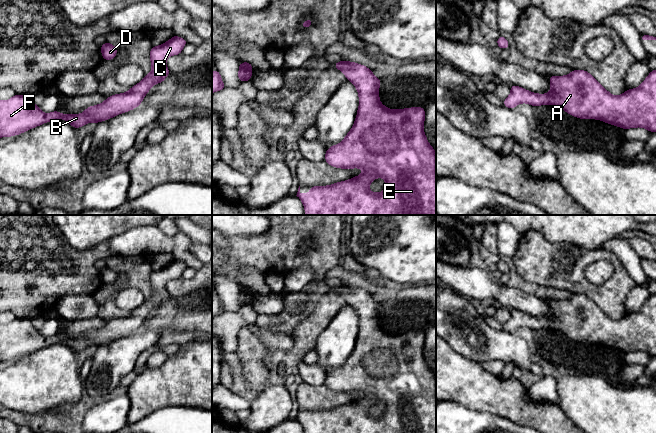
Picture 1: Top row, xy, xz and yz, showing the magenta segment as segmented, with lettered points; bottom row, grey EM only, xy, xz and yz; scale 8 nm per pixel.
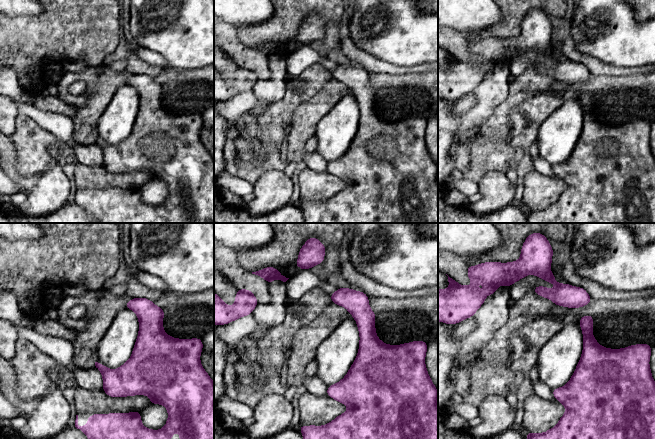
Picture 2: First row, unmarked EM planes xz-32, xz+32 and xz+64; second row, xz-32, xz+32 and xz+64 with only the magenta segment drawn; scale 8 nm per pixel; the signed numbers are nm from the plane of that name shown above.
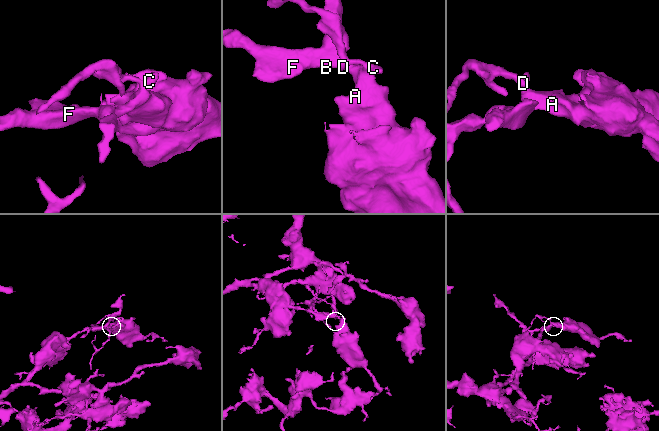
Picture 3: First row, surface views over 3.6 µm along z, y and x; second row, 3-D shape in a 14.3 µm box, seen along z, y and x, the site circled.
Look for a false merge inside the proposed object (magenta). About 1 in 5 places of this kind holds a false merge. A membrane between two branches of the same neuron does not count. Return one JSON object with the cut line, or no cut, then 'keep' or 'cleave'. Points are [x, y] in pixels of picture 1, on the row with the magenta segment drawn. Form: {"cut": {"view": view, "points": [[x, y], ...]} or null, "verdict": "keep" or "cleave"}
{"cut": null, "verdict": "keep"}

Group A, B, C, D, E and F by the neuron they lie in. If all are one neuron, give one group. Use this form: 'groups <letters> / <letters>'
groups A B C D E F

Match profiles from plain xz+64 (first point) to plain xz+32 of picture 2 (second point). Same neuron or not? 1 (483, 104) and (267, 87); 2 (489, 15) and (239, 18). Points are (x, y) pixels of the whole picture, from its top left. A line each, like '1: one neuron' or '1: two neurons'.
1: one neuron
2: one neuron

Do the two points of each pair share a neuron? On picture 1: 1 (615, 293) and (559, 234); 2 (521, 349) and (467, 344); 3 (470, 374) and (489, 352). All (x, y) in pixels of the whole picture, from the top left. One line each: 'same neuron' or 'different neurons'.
1: different neurons
2: same neuron
3: different neurons

